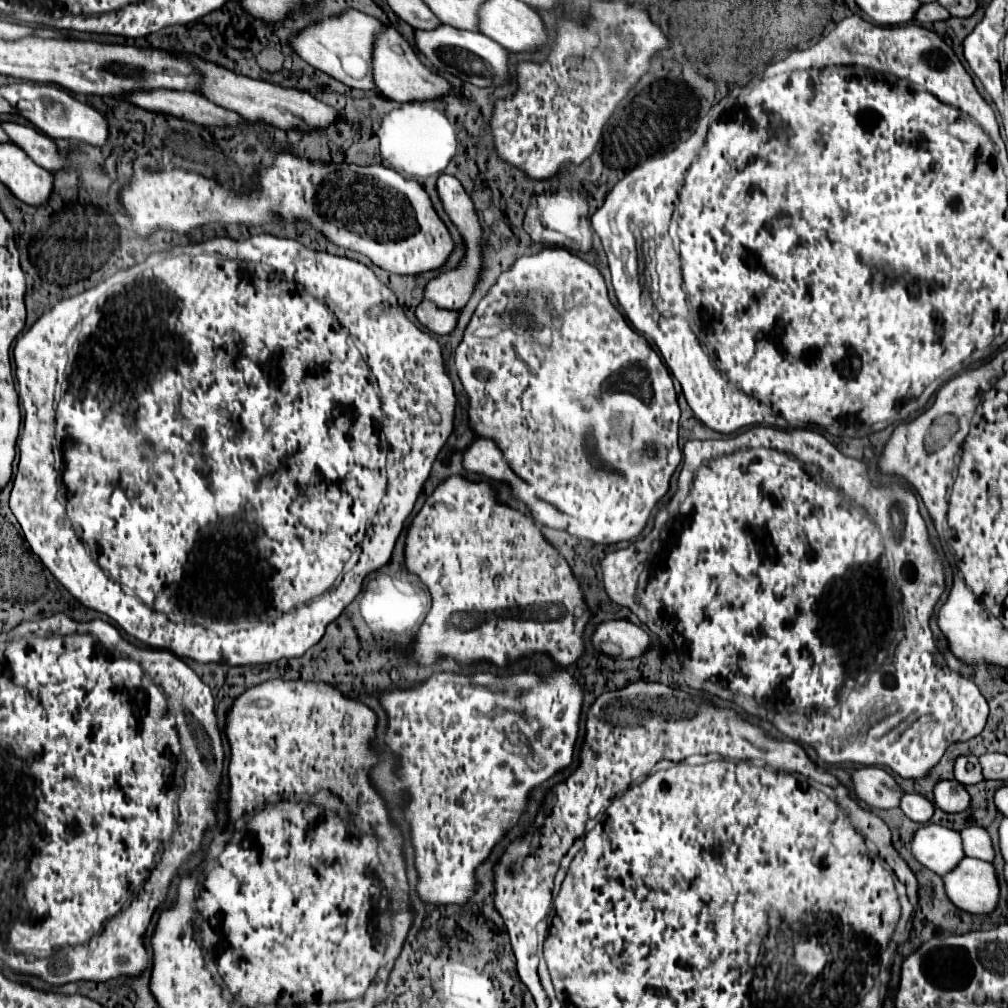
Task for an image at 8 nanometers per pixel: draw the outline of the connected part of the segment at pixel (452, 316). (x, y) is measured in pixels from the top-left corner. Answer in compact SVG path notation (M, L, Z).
M423 301L417 307L415 315L429 331L433 331L437 335L447 335L447 333L455 331L457 321L459 321L459 311L437 309L437 305L433 305L433 301Z

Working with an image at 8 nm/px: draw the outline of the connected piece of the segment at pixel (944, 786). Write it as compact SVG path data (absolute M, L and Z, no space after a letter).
M941 781L935 785L935 803L945 813L959 813L969 809L969 793L959 781Z

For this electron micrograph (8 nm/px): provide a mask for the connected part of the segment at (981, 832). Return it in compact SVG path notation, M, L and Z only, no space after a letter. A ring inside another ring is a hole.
M965 827L961 831L963 837L963 849L967 857L975 857L981 861L993 861L995 851L989 833L983 827Z

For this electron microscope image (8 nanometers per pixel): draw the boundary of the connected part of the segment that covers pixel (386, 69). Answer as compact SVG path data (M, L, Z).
M383 27L381 35L377 37L377 49L373 53L373 77L375 77L375 83L381 95L385 95L387 99L399 101L399 103L433 101L433 99L441 99L453 93L453 85L439 73L431 71L421 61L421 55L393 27Z

